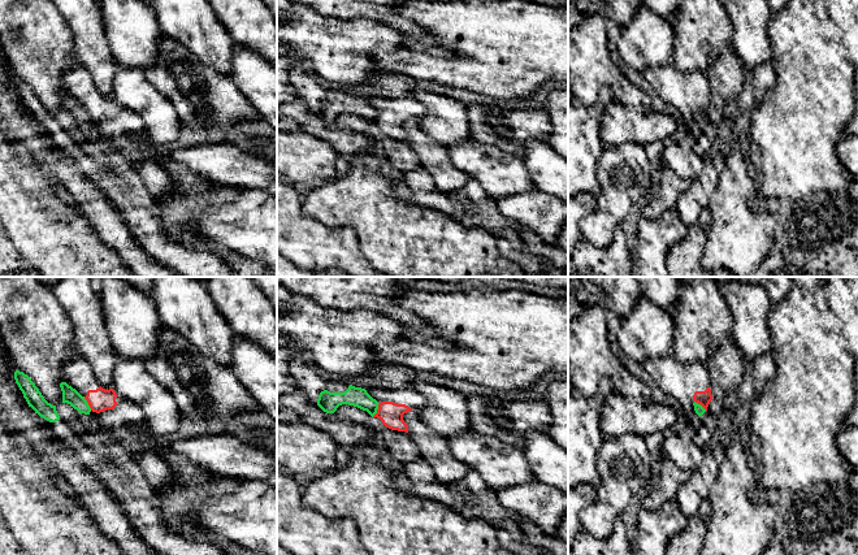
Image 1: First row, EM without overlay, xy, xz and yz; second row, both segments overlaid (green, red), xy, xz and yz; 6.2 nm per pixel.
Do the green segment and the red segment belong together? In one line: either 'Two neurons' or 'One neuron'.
Two neurons

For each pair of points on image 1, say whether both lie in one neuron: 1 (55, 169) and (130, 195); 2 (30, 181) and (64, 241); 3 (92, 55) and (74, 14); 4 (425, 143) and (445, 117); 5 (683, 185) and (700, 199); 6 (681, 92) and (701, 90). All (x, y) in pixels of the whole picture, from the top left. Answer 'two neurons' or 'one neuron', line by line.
1: two neurons
2: one neuron
3: one neuron
4: two neurons
5: two neurons
6: one neuron

